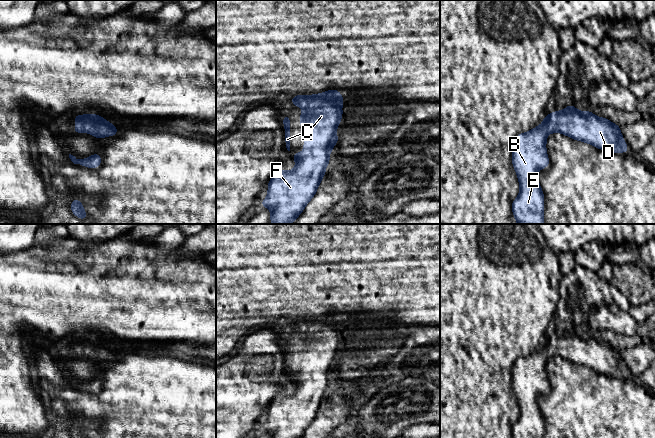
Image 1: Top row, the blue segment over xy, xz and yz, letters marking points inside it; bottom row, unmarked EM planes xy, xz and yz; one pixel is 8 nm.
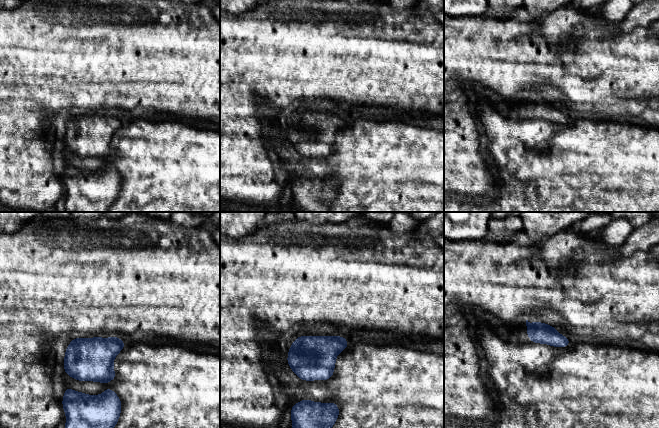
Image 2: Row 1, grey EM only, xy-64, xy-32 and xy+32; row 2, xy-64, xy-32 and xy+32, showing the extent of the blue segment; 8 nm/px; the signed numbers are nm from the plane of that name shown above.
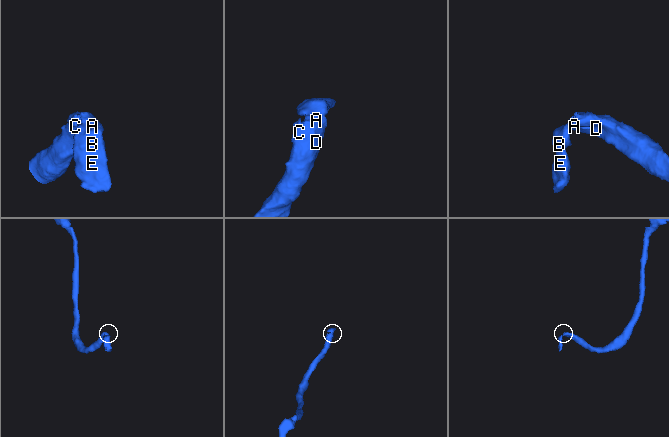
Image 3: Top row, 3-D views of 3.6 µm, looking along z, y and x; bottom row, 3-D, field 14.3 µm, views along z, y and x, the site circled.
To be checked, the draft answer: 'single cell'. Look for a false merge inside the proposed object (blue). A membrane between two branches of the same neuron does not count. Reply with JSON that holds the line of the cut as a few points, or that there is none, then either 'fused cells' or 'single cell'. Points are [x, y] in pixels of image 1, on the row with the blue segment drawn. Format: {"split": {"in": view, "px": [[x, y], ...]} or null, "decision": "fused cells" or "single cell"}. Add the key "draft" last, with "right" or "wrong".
{"split": null, "decision": "single cell", "draft": "right"}

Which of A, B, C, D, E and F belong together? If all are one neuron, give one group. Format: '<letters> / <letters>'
A B C D E F

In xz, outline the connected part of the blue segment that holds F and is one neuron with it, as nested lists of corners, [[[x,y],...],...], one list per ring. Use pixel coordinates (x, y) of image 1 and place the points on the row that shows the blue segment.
[[[335,89],[317,95],[292,96],[291,105],[304,108],[300,115],[300,125],[304,129],[304,152],[291,153],[296,162],[295,169],[285,171],[281,168],[268,182],[268,196],[259,205],[271,210],[272,224],[291,224],[314,197],[325,176],[325,168],[331,162],[329,153],[339,140],[336,128],[343,116],[341,107],[343,103],[342,94]]]

